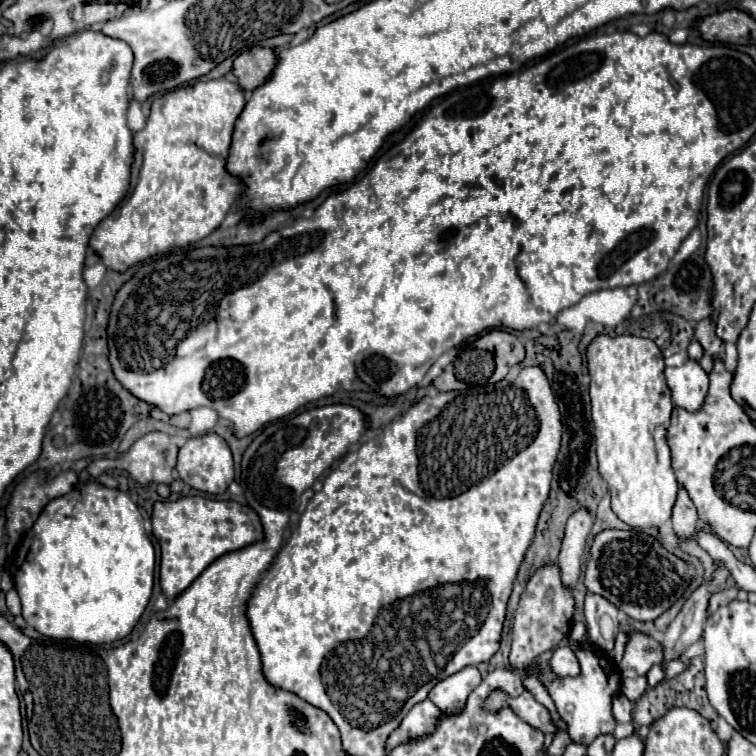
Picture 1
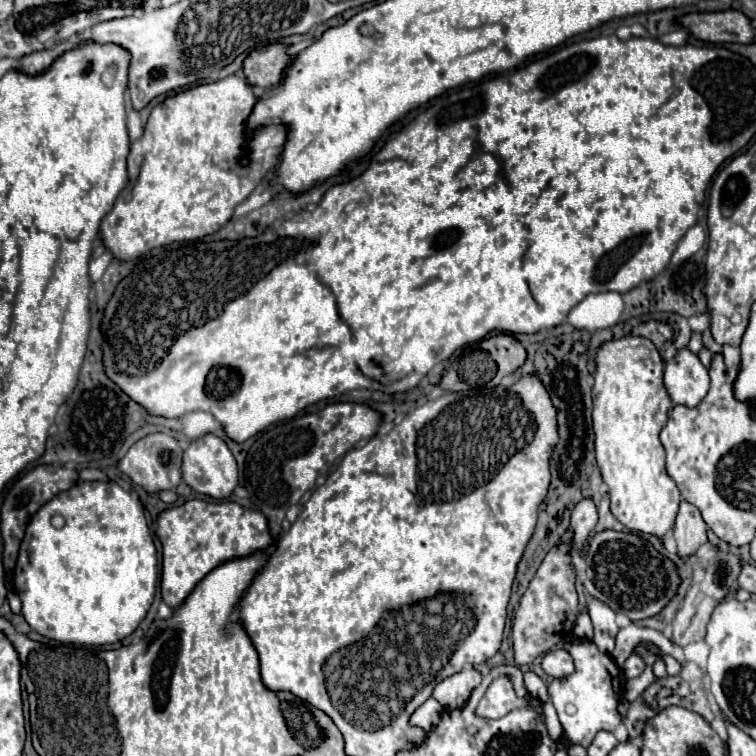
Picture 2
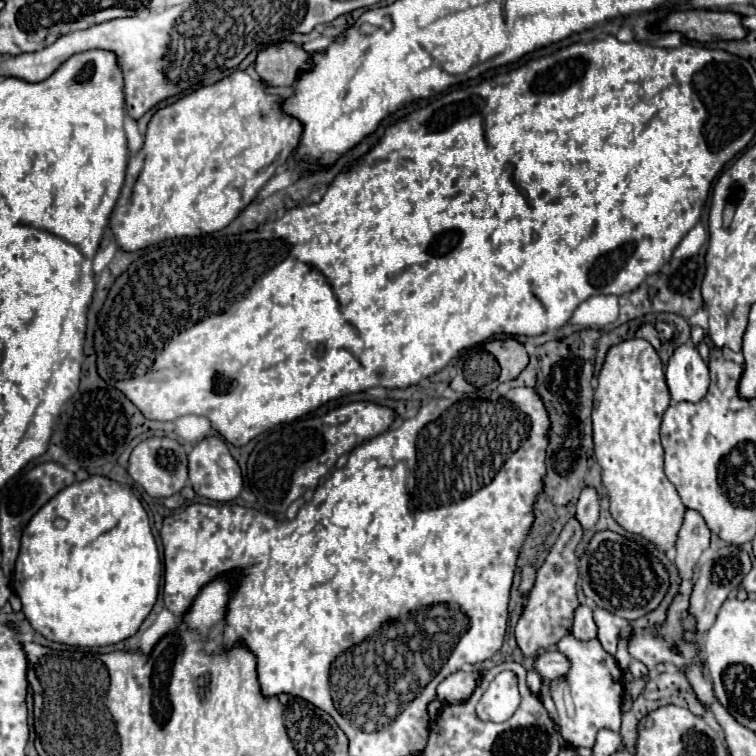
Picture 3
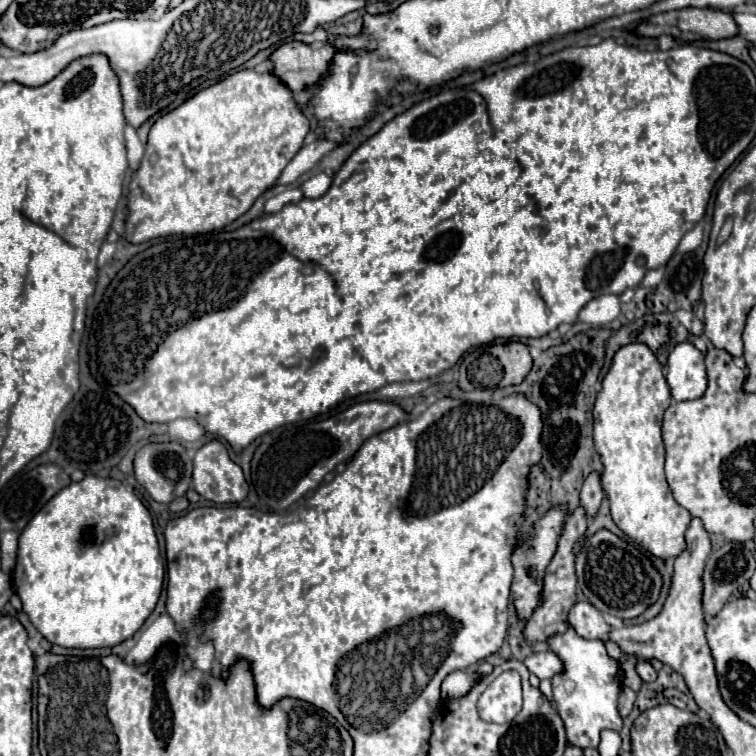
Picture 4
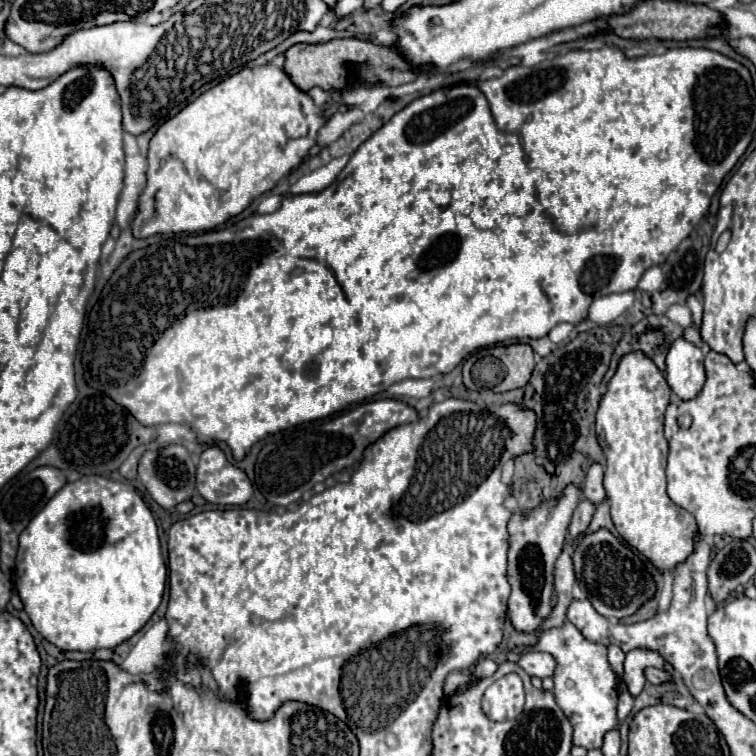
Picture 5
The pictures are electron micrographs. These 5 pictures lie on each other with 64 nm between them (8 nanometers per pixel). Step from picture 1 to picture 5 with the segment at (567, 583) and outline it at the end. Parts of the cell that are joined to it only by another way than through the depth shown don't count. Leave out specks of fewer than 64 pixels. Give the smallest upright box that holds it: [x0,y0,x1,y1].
[582,464,606,504]

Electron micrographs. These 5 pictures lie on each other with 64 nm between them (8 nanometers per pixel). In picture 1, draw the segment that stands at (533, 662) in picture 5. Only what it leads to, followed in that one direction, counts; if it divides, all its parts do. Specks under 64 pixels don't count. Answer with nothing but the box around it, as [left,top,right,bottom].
[550,646,580,678]

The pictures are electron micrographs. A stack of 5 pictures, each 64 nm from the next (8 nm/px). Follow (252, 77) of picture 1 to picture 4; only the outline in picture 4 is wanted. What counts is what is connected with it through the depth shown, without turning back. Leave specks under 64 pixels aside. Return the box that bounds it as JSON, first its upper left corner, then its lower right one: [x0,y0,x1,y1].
[270,42,336,92]

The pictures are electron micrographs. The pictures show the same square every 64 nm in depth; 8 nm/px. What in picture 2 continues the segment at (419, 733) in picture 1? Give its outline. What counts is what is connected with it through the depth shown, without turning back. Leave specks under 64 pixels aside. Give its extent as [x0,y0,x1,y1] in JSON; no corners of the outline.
[410,698,444,732]

